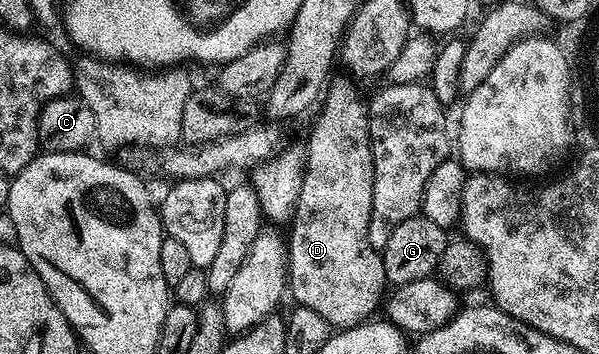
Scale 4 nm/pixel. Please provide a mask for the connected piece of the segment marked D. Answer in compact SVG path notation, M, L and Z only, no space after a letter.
M333 98L313 128L309 138L309 155L304 155L305 175L288 227L288 293L293 302L311 308L338 331L349 330L368 322L378 313L387 294L385 269L380 253L371 248L369 221L373 207L373 143L369 140L369 116L364 103L340 102Z

